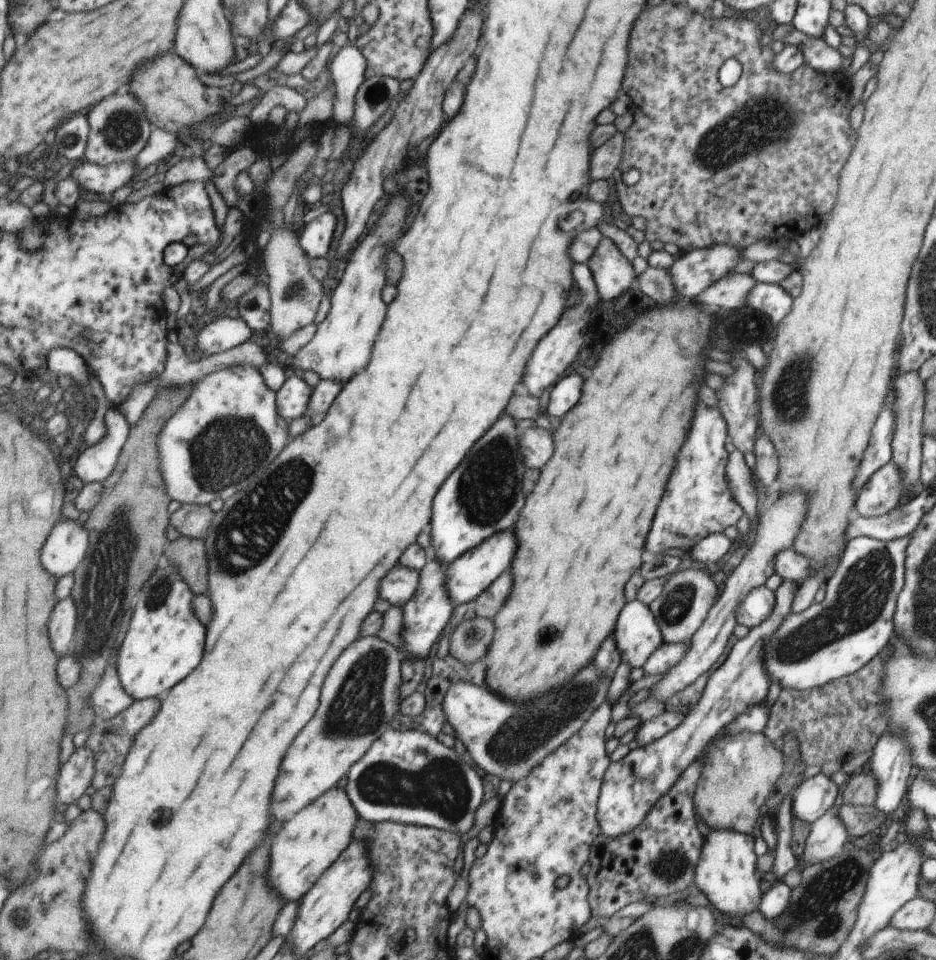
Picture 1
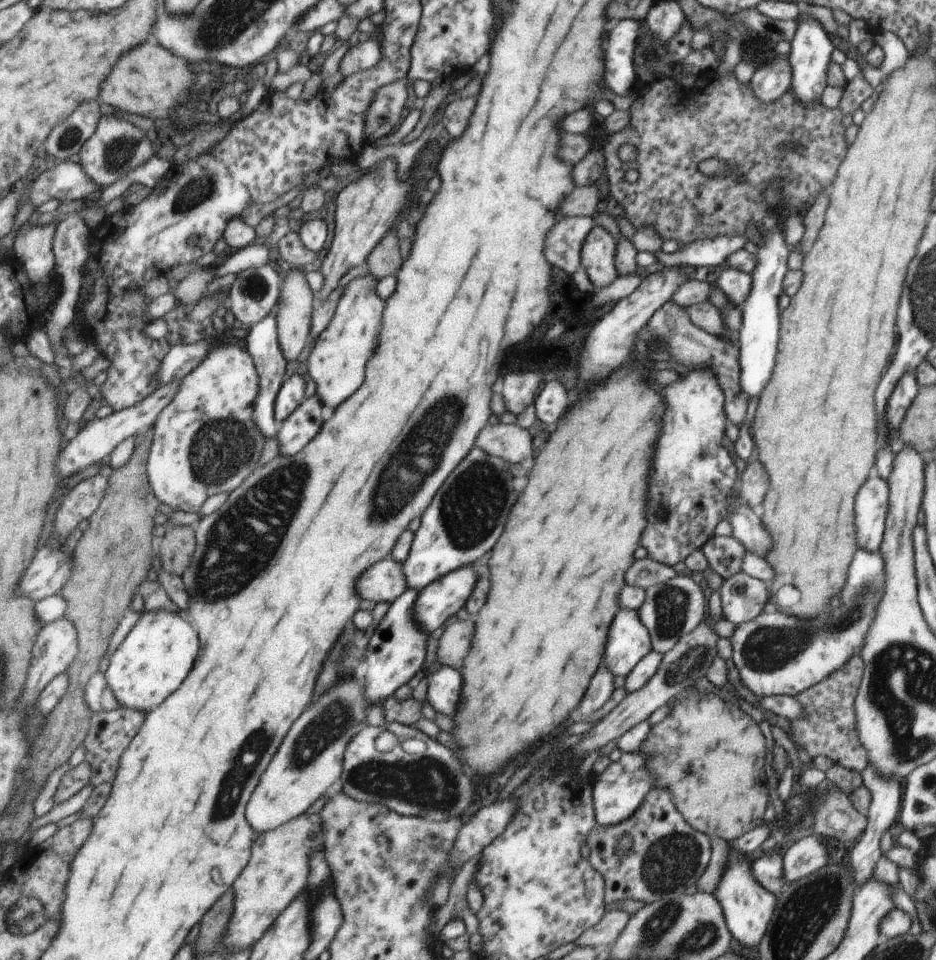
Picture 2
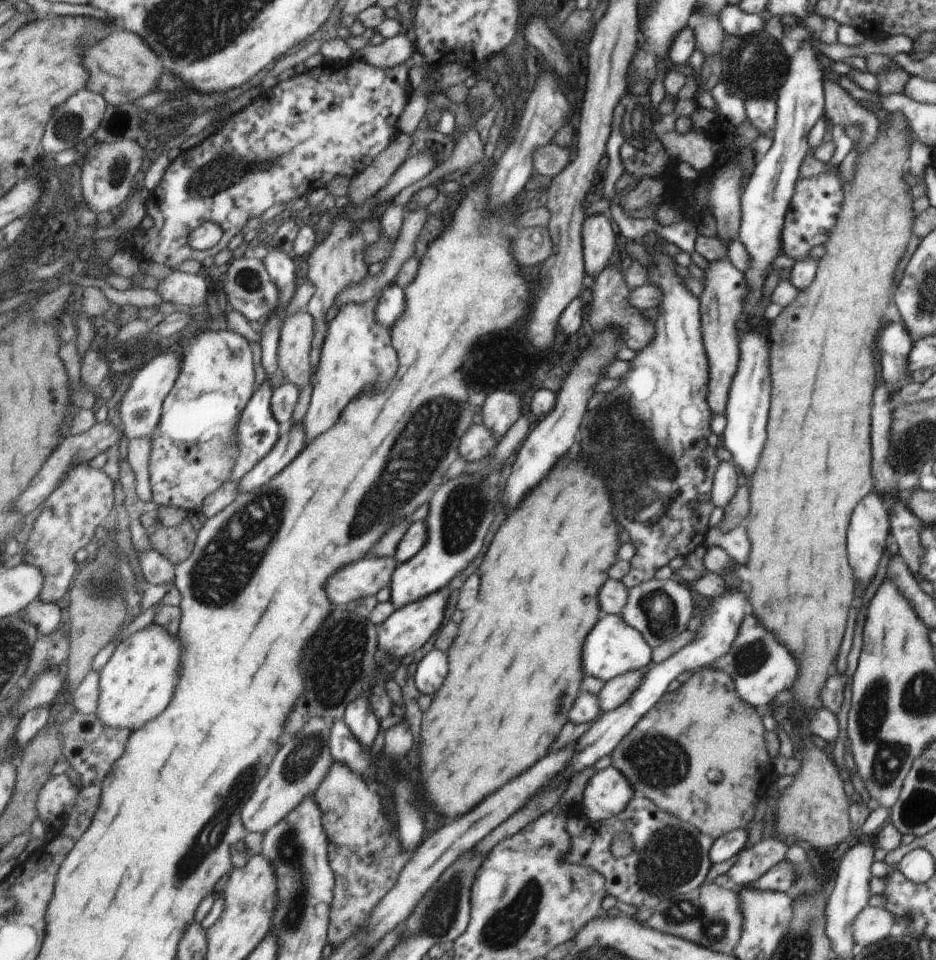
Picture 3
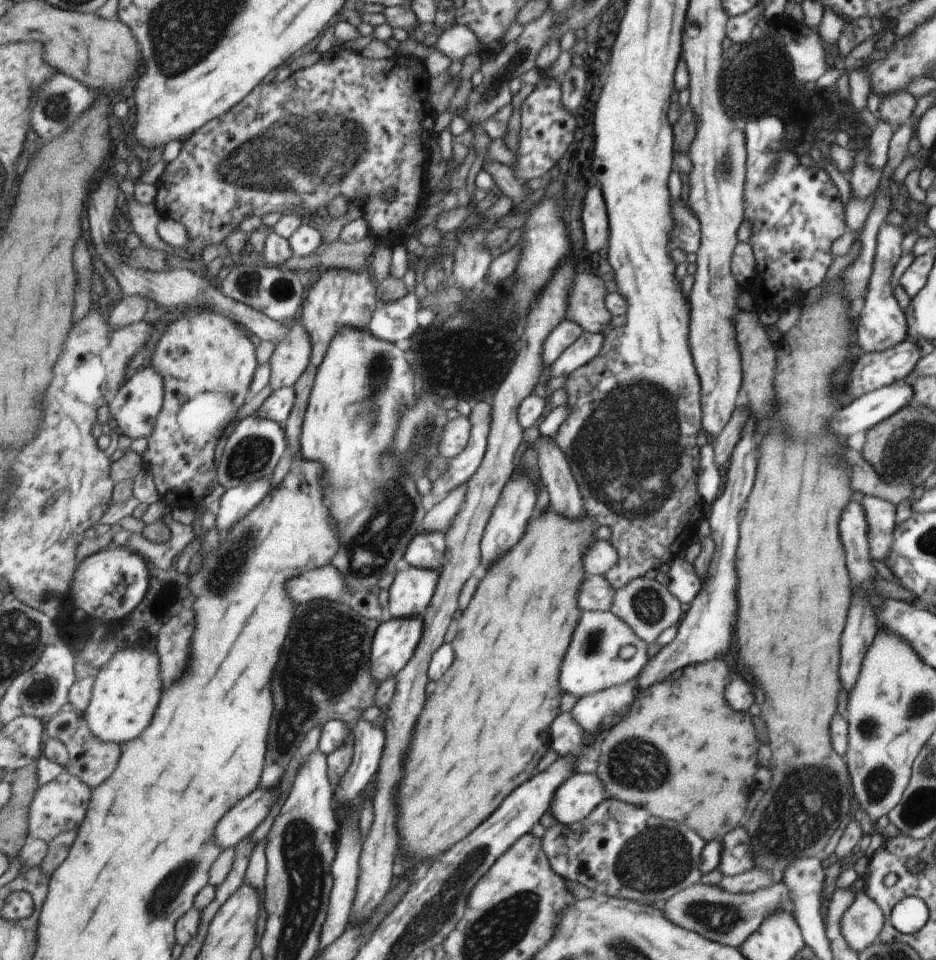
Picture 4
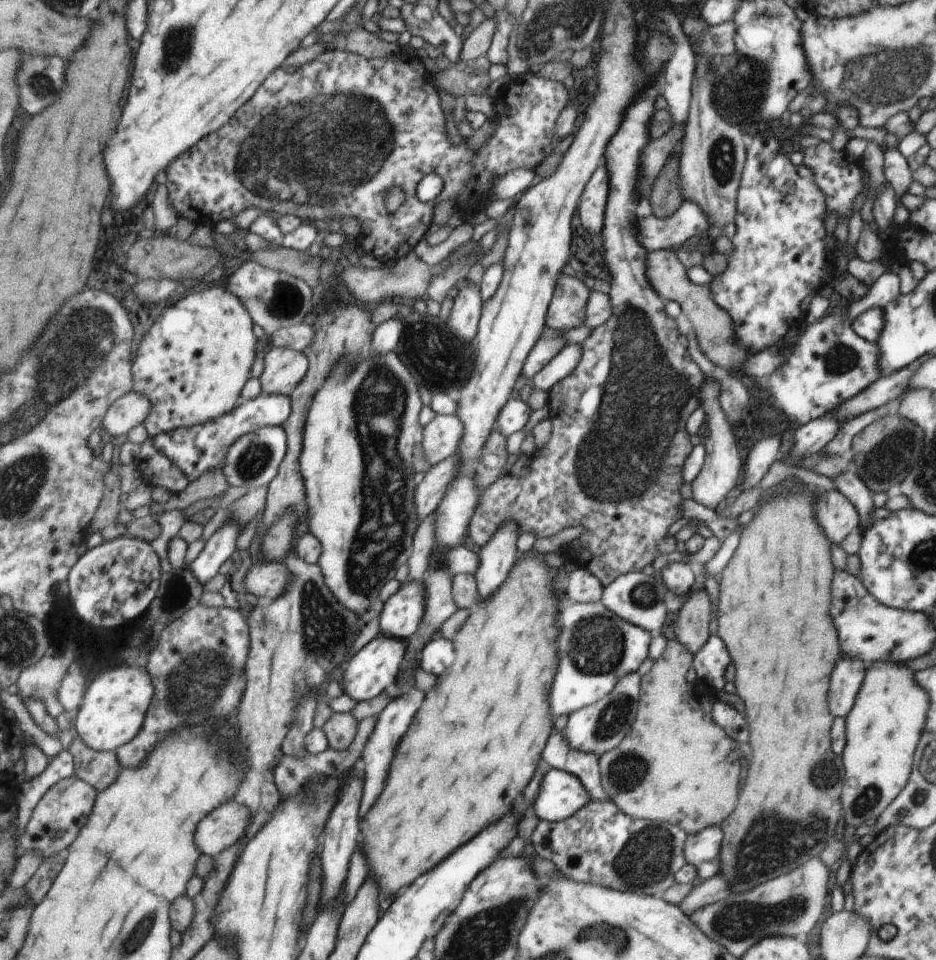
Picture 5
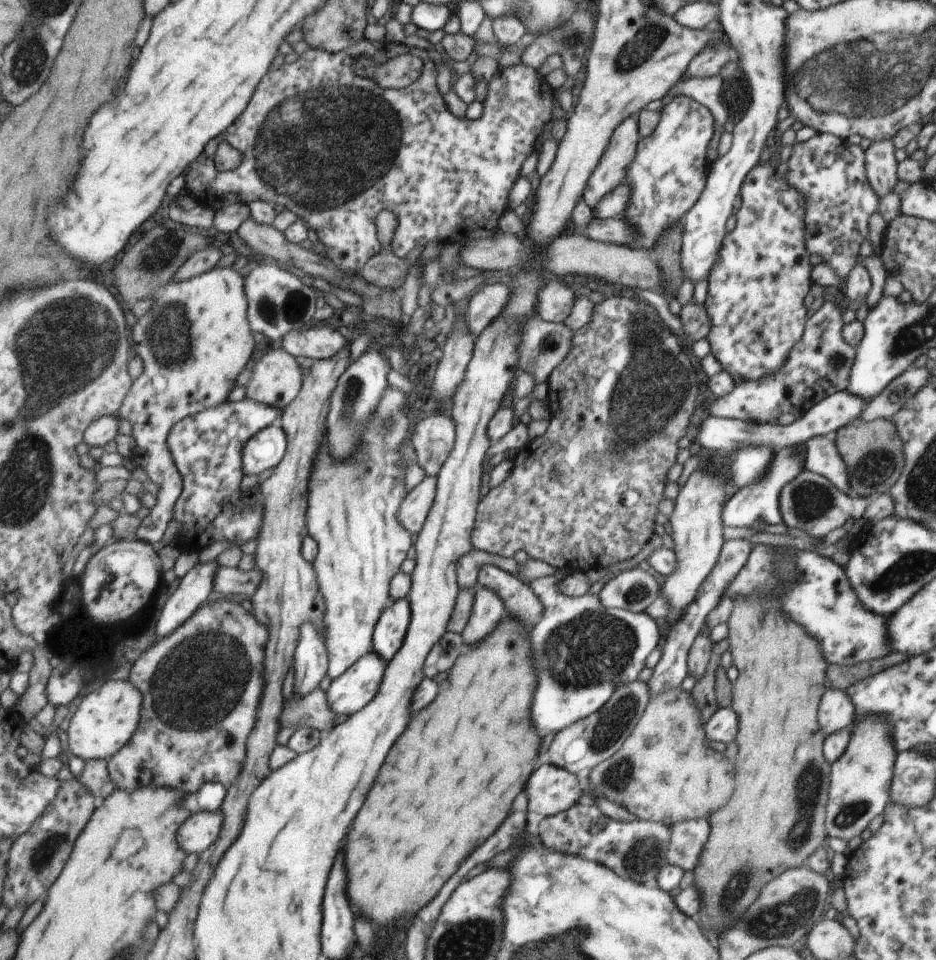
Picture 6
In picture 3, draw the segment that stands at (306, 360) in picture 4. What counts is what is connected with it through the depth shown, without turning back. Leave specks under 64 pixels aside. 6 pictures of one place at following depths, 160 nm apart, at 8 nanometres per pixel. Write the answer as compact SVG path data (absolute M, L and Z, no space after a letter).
M308 311L299 312L299 314L289 316L289 320L284 322L284 326L282 327L279 344L279 368L287 383L293 383L300 388L299 400L297 400L293 418L289 420L290 426L296 426L303 422L310 405L313 387L309 382L311 382L311 374L313 373L312 348L315 336L316 322L314 321L314 317L310 316Z

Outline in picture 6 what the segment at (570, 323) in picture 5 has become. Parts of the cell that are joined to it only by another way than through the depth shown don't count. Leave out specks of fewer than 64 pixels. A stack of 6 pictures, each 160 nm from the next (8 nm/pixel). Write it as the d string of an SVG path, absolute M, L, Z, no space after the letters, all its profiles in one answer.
M549 279L537 293L535 316L550 323L563 323L574 300L573 292L563 281Z

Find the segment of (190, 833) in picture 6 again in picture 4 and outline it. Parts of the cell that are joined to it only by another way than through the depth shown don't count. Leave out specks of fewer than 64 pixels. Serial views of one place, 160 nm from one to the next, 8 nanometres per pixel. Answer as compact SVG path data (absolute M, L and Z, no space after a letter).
M260 787L241 800L237 808L233 808L233 812L229 812L225 820L221 820L221 824L217 826L217 844L221 846L221 850L237 846L241 840L245 840L269 816L279 796L279 788L267 792Z

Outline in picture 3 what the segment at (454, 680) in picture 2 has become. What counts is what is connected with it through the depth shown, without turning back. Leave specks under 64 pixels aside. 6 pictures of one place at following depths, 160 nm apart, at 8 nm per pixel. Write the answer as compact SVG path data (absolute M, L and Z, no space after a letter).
M433 649L427 652L416 664L414 674L414 685L421 694L433 694L445 674L447 674L447 660L445 654Z

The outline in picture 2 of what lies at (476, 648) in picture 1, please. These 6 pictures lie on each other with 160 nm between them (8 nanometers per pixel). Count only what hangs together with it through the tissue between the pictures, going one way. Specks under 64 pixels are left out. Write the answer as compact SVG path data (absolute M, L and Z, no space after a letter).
M455 620L445 626L435 651L435 662L461 670L463 658L471 646L473 622L471 620Z

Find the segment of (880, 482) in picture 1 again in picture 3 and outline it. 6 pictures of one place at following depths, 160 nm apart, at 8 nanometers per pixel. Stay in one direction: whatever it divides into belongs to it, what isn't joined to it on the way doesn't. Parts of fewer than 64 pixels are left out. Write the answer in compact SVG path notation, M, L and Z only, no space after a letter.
M869 492L869 496L865 496L865 500L861 500L861 504L857 504L857 512L853 512L853 524L849 526L849 565L852 568L853 576L856 577L857 586L861 588L860 595L855 597L855 607L859 610L859 602L866 588L874 578L879 560L883 554L883 548L888 542L888 514L883 499L873 492Z

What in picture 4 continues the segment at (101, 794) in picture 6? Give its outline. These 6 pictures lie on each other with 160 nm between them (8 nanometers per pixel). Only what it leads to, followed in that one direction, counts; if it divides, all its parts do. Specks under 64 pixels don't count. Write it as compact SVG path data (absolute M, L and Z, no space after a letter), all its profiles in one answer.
M76 710L59 712L51 721L46 722L45 734L62 741L69 756L66 771L83 780L93 790L97 789L97 786L101 786L107 778L111 778L111 774L115 772L117 762L121 758L121 746L115 742L99 740L89 728L84 715Z

